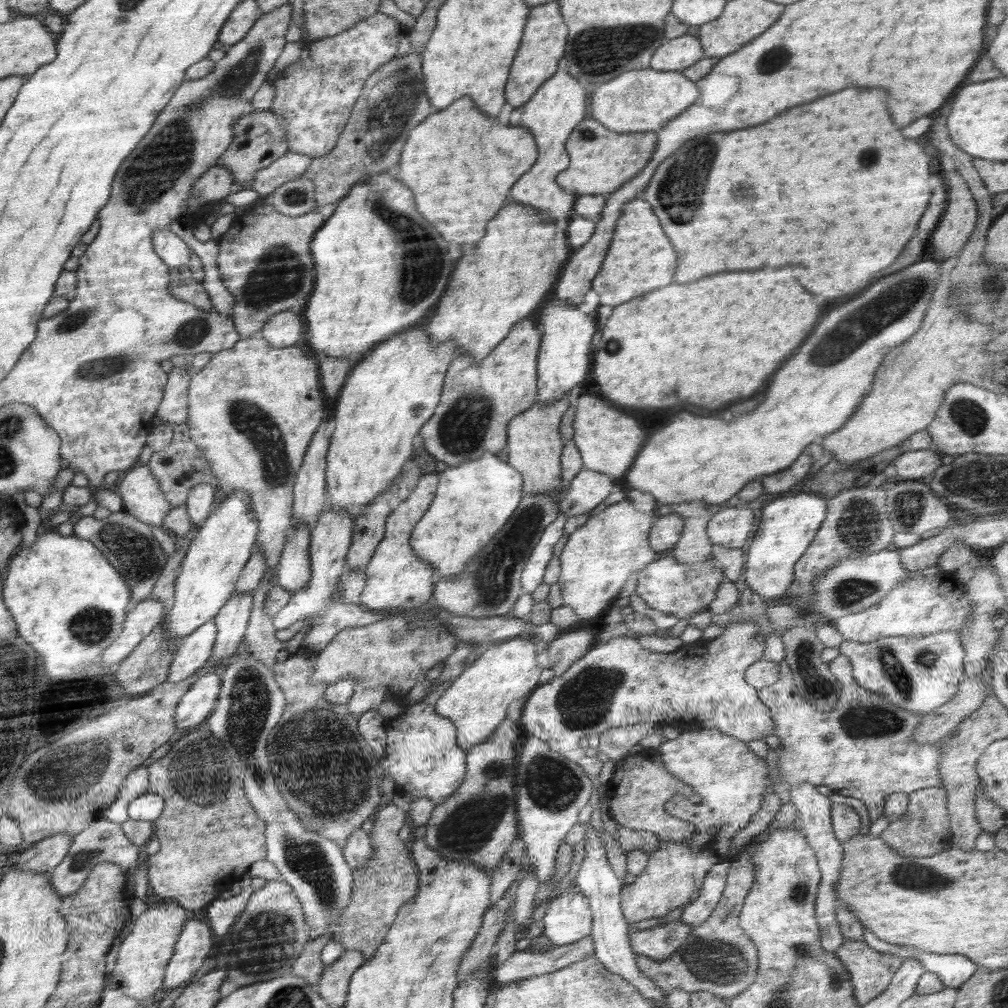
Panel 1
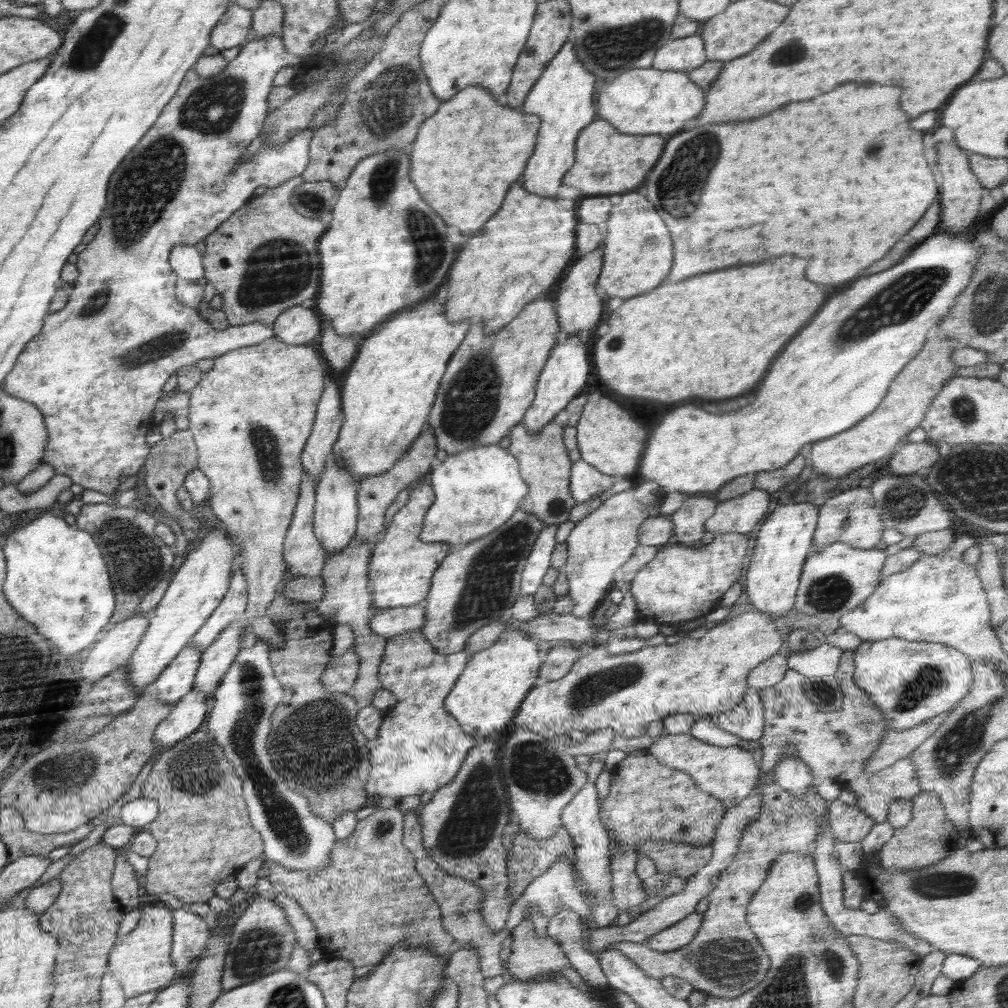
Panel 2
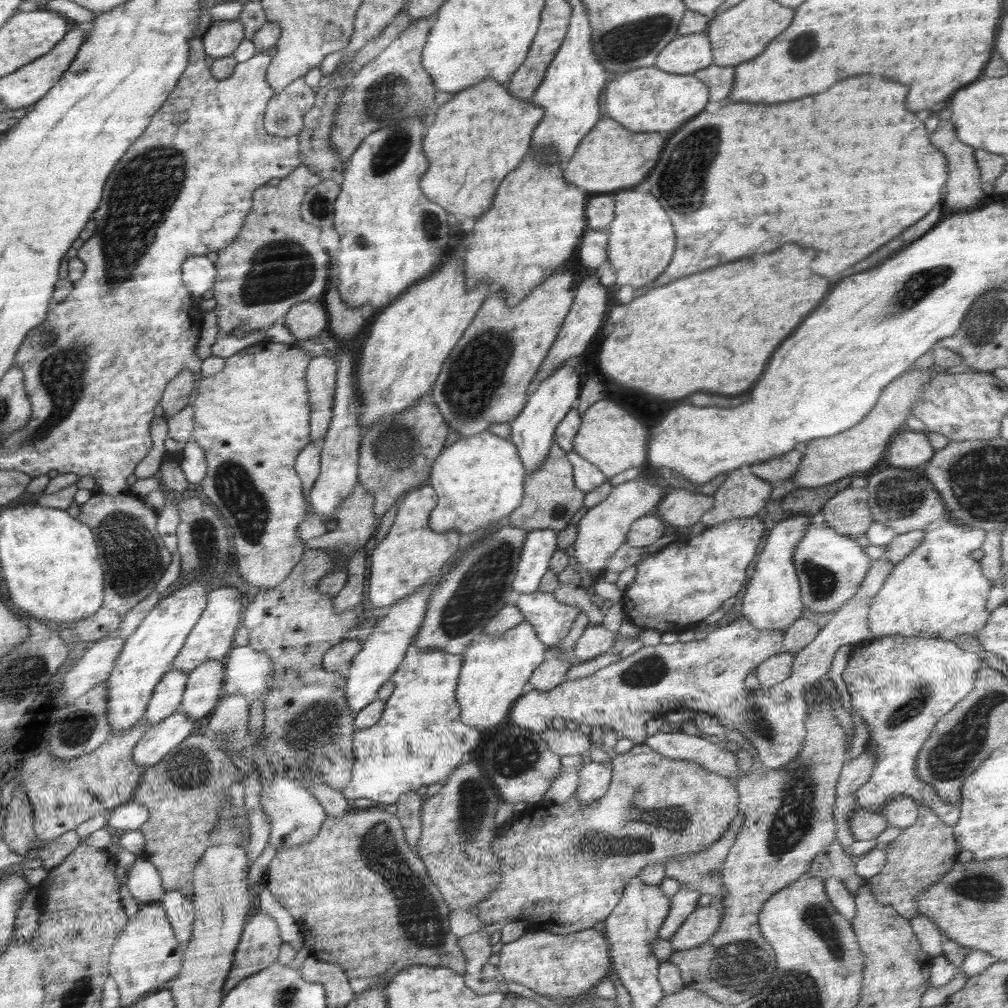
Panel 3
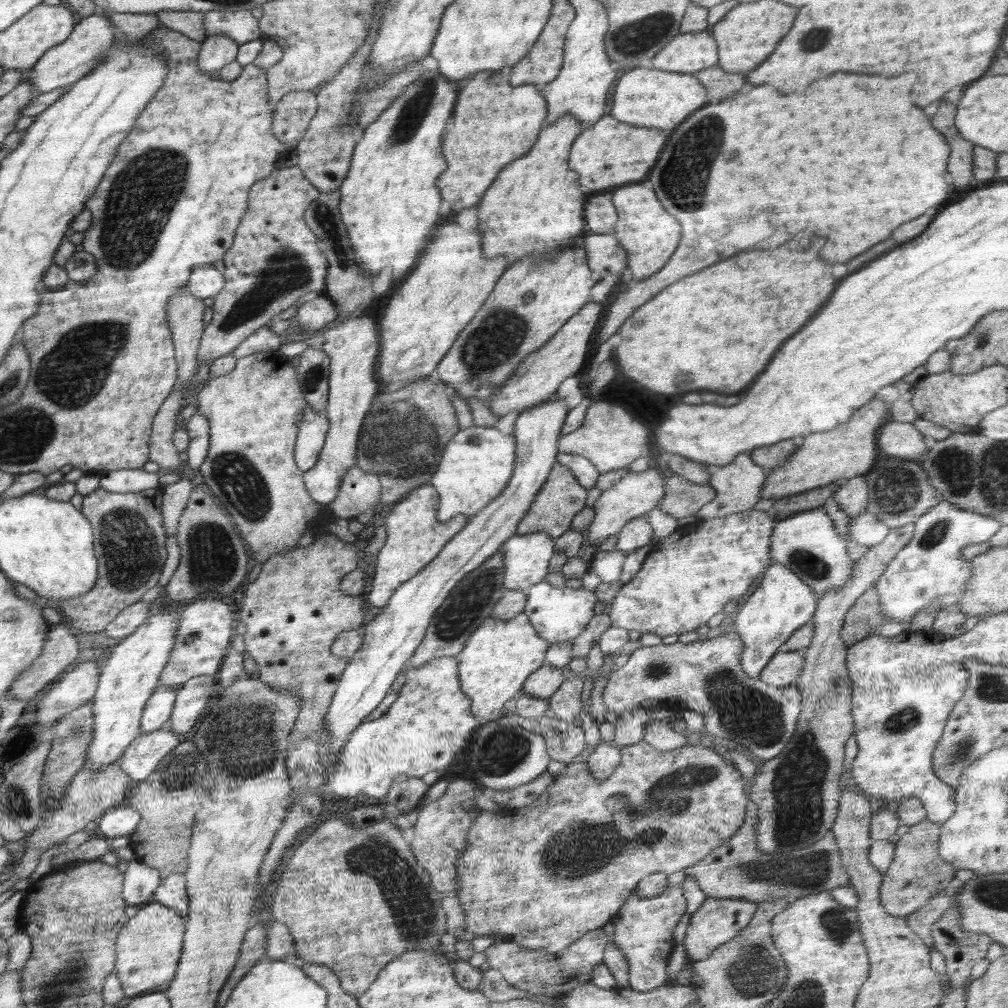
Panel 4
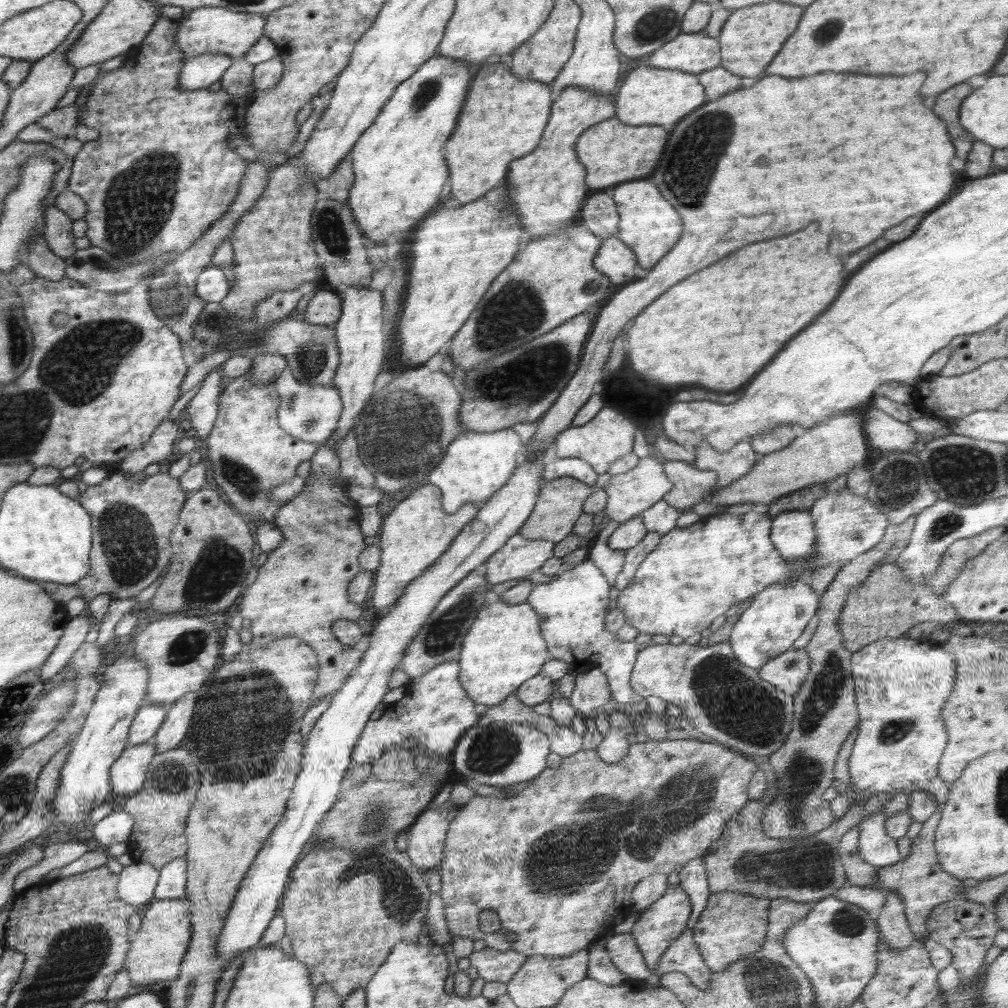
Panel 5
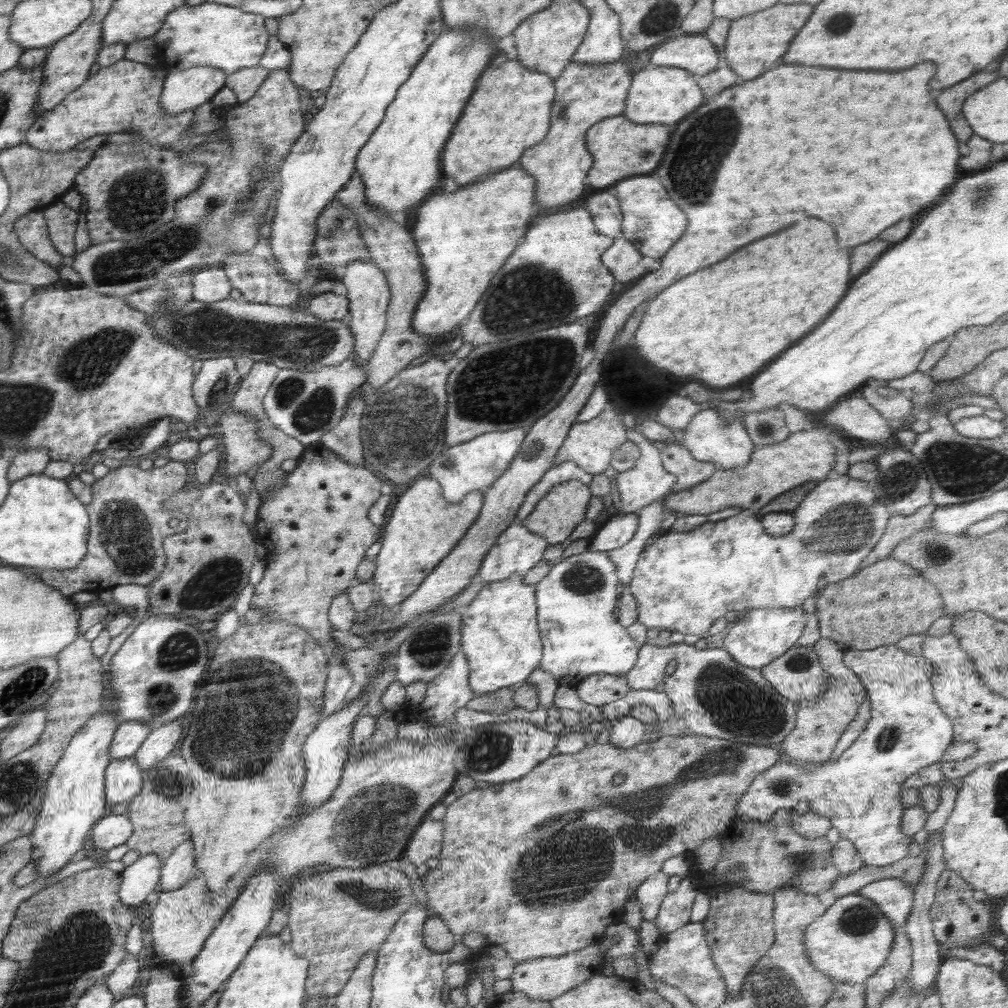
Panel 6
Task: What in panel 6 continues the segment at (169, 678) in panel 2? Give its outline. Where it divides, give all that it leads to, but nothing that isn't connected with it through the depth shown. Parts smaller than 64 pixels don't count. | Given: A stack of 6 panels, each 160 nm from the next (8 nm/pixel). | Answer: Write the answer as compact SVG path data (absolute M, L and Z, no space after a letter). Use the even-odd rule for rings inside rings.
M142 721L123 722L114 733L110 756L113 759L131 757L151 733L149 724Z

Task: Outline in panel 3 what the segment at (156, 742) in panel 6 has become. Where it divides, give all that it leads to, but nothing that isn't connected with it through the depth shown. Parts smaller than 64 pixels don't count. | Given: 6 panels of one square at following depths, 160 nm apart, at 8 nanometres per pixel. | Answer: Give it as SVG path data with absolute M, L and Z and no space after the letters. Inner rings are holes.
M225 660L222 661L206 661L202 665L198 665L187 678L187 683L180 702L180 710L190 715L195 722L206 717L217 707L222 696L223 676L225 669Z

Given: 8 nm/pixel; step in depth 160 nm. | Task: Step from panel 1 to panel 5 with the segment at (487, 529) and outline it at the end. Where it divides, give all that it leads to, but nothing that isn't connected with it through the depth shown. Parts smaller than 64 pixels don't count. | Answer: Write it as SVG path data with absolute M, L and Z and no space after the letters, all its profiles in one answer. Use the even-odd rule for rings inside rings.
M513 427L482 434L465 432L447 446L442 461L429 473L427 482L441 492L441 504L448 514L468 503L481 506L506 485L520 462L522 450L522 440Z

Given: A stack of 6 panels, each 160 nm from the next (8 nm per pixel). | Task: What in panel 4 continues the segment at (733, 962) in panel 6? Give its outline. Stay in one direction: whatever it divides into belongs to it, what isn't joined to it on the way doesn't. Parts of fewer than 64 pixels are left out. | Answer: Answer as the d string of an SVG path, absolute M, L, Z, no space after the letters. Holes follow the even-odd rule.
M707 897L702 906L691 916L683 948L688 959L692 961L708 958L718 946L730 942L732 938L740 936L740 932L750 924L758 910L758 904L746 901L746 899L710 898Z

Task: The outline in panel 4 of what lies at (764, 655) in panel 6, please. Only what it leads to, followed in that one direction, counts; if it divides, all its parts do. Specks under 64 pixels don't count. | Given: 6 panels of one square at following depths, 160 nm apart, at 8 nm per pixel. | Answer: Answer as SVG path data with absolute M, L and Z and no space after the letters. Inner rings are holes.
M776 563L766 570L760 586L752 592L742 608L736 611L736 621L731 628L739 634L745 646L741 665L750 678L757 678L778 647L781 647L795 630L813 618L817 601L814 591L786 566Z

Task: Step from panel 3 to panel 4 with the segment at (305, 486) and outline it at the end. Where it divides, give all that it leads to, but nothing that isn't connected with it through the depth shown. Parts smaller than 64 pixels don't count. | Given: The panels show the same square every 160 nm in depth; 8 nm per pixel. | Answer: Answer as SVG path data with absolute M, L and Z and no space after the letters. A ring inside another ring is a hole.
M309 405L299 418L297 441L294 448L294 459L297 468L305 474L313 469L320 460L324 449L325 438L328 436L331 420L325 413L317 412Z

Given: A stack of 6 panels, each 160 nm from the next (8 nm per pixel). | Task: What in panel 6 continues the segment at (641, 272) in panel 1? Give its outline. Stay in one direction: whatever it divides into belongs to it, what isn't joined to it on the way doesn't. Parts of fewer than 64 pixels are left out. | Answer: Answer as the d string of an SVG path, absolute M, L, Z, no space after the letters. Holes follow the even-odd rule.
M636 176L636 178L622 180L616 184L615 195L623 215L622 236L639 249L642 256L660 259L684 234L688 226L686 214L670 200L658 176Z

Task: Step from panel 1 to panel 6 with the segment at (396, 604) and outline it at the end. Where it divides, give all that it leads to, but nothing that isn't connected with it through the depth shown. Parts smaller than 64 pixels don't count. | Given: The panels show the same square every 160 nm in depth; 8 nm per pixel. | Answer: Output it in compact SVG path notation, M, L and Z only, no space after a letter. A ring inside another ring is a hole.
M428 474L404 492L385 525L382 547L376 556L375 596L383 606L394 606L416 592L418 585L449 556L466 531L475 523L483 506L483 493L473 491L460 503L448 503L439 482Z

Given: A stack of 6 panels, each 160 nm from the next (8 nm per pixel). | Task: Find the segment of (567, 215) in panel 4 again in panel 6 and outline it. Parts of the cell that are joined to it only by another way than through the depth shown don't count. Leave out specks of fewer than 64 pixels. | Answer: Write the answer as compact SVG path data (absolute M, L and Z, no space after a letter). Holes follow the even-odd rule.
M619 60L611 64L585 64L582 62L570 62L565 66L558 79L553 80L555 86L555 97L551 108L551 125L546 136L534 143L534 146L527 148L522 156L513 166L521 166L528 174L531 174L536 181L535 204L539 213L556 211L564 208L578 200L584 192L586 178L590 167L593 165L592 155L585 149L585 136L587 130L597 122L605 118L615 117L623 114L634 71L628 65Z

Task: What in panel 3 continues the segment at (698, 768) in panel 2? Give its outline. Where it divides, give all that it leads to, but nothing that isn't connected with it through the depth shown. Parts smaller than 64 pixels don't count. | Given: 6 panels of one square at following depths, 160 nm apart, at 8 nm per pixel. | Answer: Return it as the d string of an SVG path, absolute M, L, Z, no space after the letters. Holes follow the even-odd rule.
M663 728L647 737L646 744L661 756L695 762L708 772L721 774L736 782L743 775L736 754L708 741L704 736L688 735L682 730L666 731Z

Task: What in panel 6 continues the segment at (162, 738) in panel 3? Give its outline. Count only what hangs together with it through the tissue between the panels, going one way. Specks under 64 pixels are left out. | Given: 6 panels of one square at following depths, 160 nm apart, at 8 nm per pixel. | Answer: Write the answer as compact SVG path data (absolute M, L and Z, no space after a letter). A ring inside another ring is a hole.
M135 756L113 759L106 769L106 798L110 804L131 801L143 787Z

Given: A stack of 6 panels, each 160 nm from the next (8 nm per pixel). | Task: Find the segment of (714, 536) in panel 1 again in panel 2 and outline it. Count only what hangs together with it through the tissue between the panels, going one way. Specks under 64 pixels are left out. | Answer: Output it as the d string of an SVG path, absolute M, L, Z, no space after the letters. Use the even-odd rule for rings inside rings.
M756 488L746 495L720 501L714 514L706 520L705 530L713 534L722 532L747 534L766 514L770 501L768 492Z

